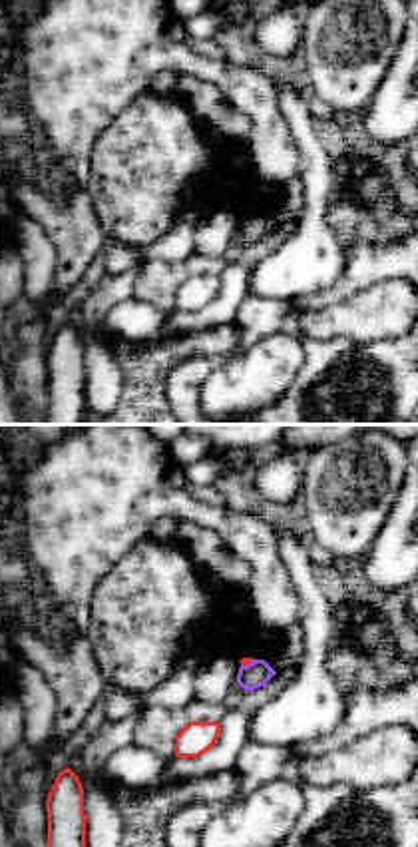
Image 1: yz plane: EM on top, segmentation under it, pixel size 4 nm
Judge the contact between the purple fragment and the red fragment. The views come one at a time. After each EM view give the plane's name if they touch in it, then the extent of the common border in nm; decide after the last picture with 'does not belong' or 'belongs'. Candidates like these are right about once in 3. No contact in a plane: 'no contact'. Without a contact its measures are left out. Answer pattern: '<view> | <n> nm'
yz | 70 nm

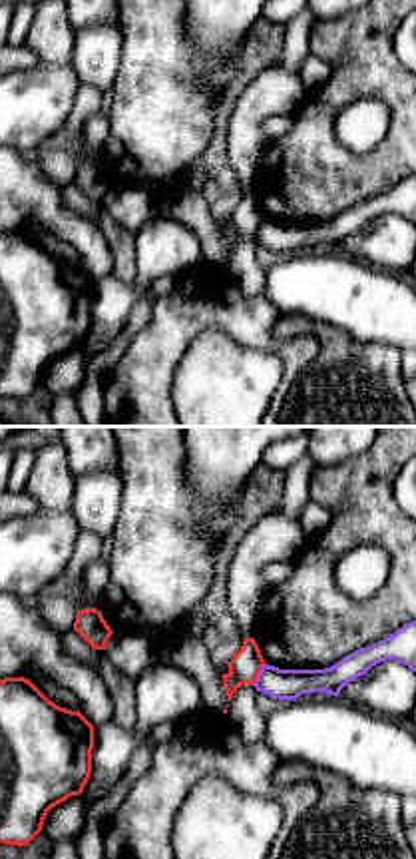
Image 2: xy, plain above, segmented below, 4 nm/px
xy | 100 nm

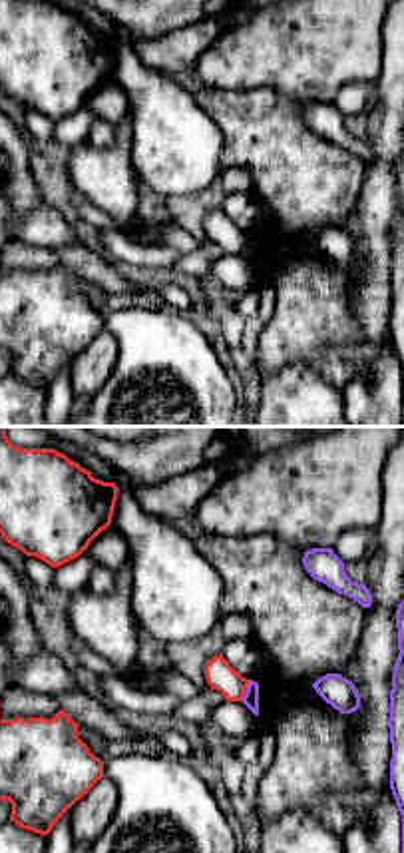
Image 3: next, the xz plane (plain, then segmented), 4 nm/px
xz | 100 nm

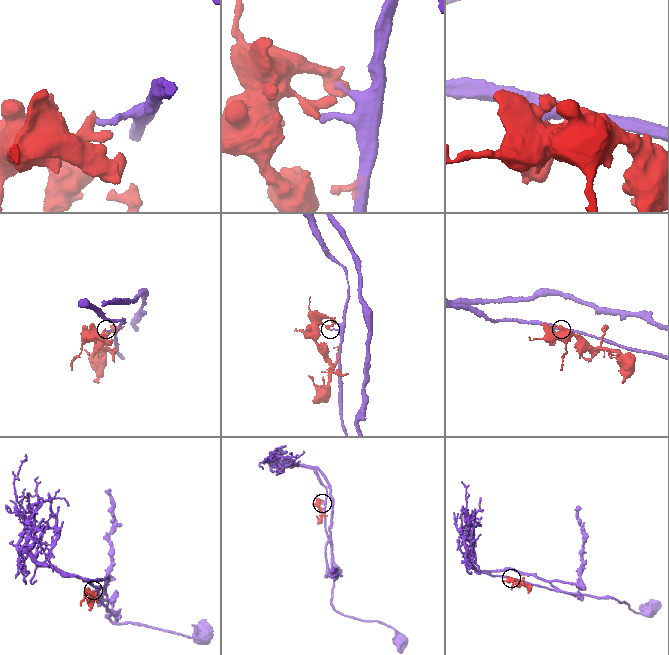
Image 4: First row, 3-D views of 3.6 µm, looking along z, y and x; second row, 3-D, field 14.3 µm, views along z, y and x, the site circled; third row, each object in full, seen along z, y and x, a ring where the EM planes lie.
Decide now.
does not belong

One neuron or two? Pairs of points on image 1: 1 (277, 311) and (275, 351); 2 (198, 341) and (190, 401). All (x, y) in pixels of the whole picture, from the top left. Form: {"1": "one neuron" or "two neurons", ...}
{"1": "two neurons", "2": "two neurons"}

